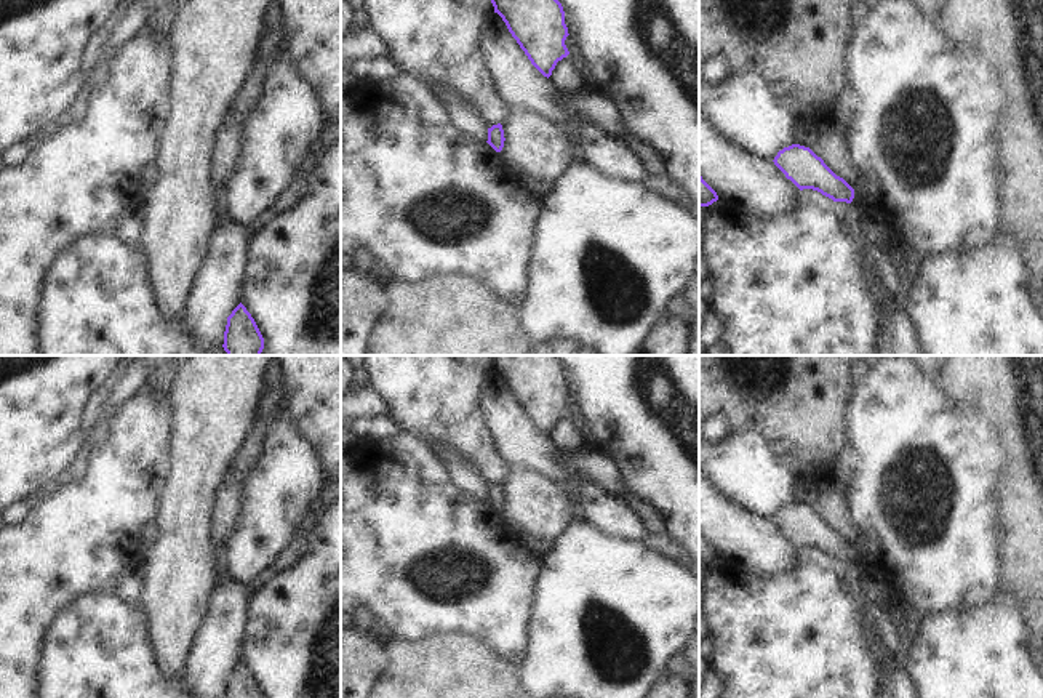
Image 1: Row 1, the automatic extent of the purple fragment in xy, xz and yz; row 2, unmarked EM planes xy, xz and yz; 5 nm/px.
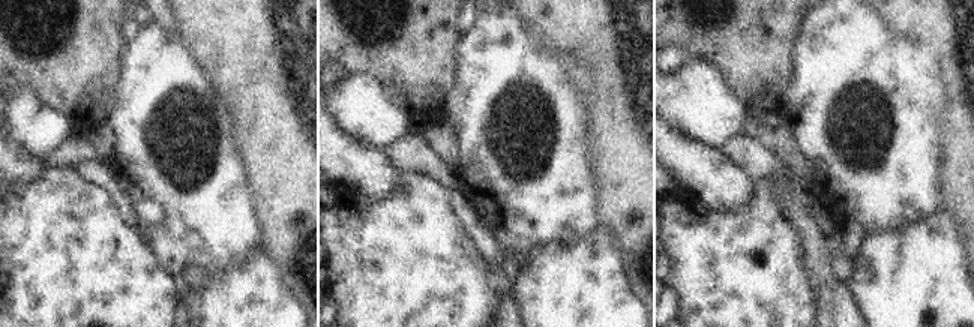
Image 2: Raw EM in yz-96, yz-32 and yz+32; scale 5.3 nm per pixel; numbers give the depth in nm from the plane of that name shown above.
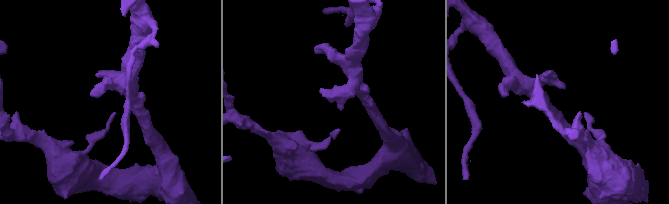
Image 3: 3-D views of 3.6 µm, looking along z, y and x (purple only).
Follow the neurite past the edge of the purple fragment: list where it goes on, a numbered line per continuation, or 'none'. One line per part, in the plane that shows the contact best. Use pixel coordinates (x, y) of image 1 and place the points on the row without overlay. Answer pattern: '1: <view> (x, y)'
none

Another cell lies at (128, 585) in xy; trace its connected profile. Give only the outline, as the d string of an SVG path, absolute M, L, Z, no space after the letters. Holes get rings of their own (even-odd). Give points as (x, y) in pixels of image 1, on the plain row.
M136 567L118 573L115 578L114 594L126 605L136 605L142 592L142 568Z

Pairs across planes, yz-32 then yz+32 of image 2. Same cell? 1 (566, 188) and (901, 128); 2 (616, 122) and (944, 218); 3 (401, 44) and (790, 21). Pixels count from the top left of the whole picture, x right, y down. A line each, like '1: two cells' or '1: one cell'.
1: one cell
2: two cells
3: one cell

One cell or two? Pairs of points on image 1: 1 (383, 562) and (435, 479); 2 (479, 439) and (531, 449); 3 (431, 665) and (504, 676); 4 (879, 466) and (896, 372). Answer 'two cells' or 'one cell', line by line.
1: one cell
2: two cells
3: one cell
4: one cell

